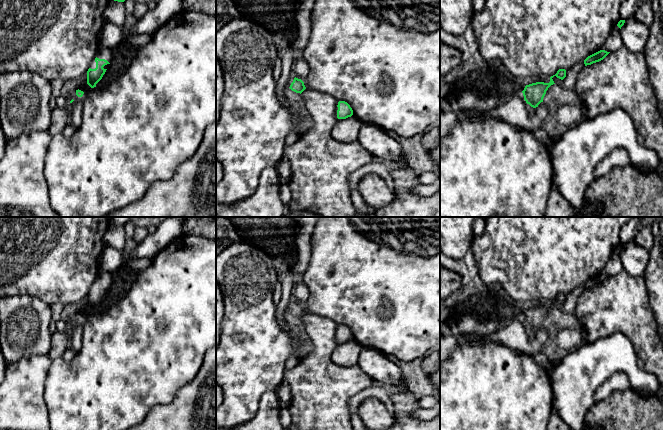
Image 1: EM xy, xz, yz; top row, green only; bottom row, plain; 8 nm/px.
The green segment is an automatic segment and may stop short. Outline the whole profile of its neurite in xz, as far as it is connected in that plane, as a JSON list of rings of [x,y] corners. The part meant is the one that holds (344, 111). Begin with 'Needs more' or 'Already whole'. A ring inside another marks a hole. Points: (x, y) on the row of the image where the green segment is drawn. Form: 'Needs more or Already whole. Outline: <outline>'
Already whole. Outline: [[[339,101],[337,107],[338,107],[337,110],[338,119],[346,119],[353,115],[353,110],[347,102]]]

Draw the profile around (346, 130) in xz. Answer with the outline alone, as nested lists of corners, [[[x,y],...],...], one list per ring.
[[[354,115],[346,119],[338,119],[332,129],[331,135],[334,139],[343,143],[356,141],[363,124],[364,123]]]

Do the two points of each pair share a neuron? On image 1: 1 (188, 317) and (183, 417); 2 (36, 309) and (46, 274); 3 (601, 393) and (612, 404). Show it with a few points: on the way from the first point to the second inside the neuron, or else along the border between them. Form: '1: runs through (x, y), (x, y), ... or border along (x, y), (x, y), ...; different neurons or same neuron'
1: border along (200, 367), (197, 374), (184, 384), (169, 402); different neurons
2: border along (16, 295), (33, 295), (49, 305); different neurons
3: border along (628, 389), (613, 391), (595, 403); different neurons

